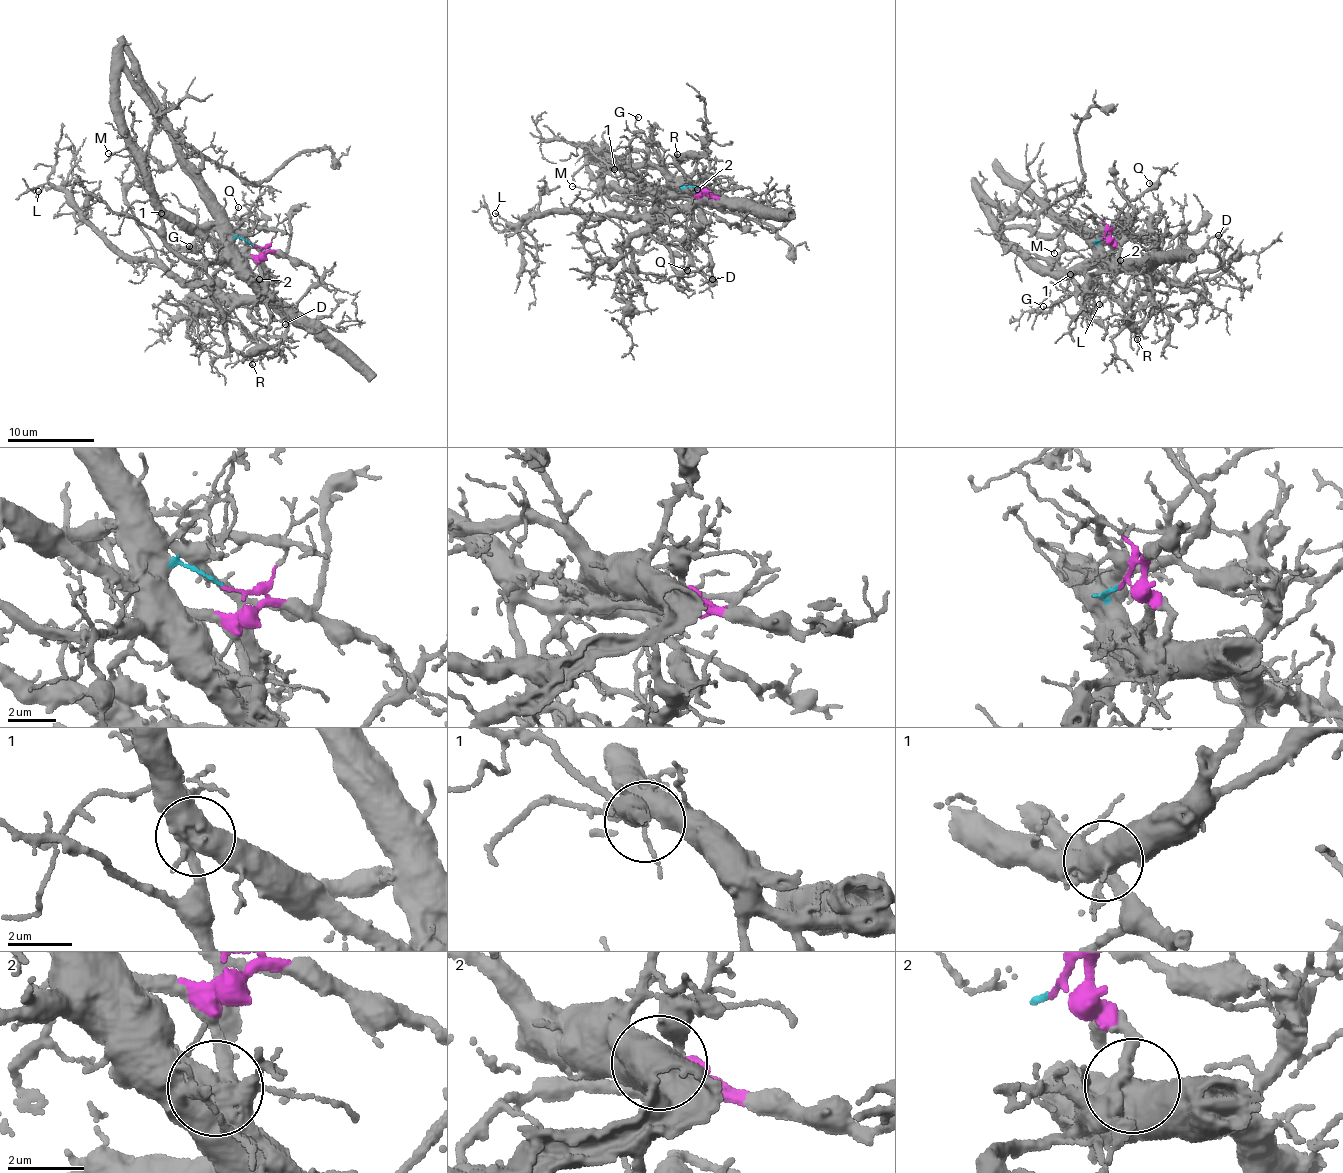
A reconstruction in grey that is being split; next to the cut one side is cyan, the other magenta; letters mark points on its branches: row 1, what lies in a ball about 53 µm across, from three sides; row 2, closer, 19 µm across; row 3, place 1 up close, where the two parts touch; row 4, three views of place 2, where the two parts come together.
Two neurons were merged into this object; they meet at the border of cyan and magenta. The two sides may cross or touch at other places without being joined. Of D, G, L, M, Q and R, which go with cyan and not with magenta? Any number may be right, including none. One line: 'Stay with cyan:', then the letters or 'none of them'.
Stay with cyan: D, G, L, M, Q, R

